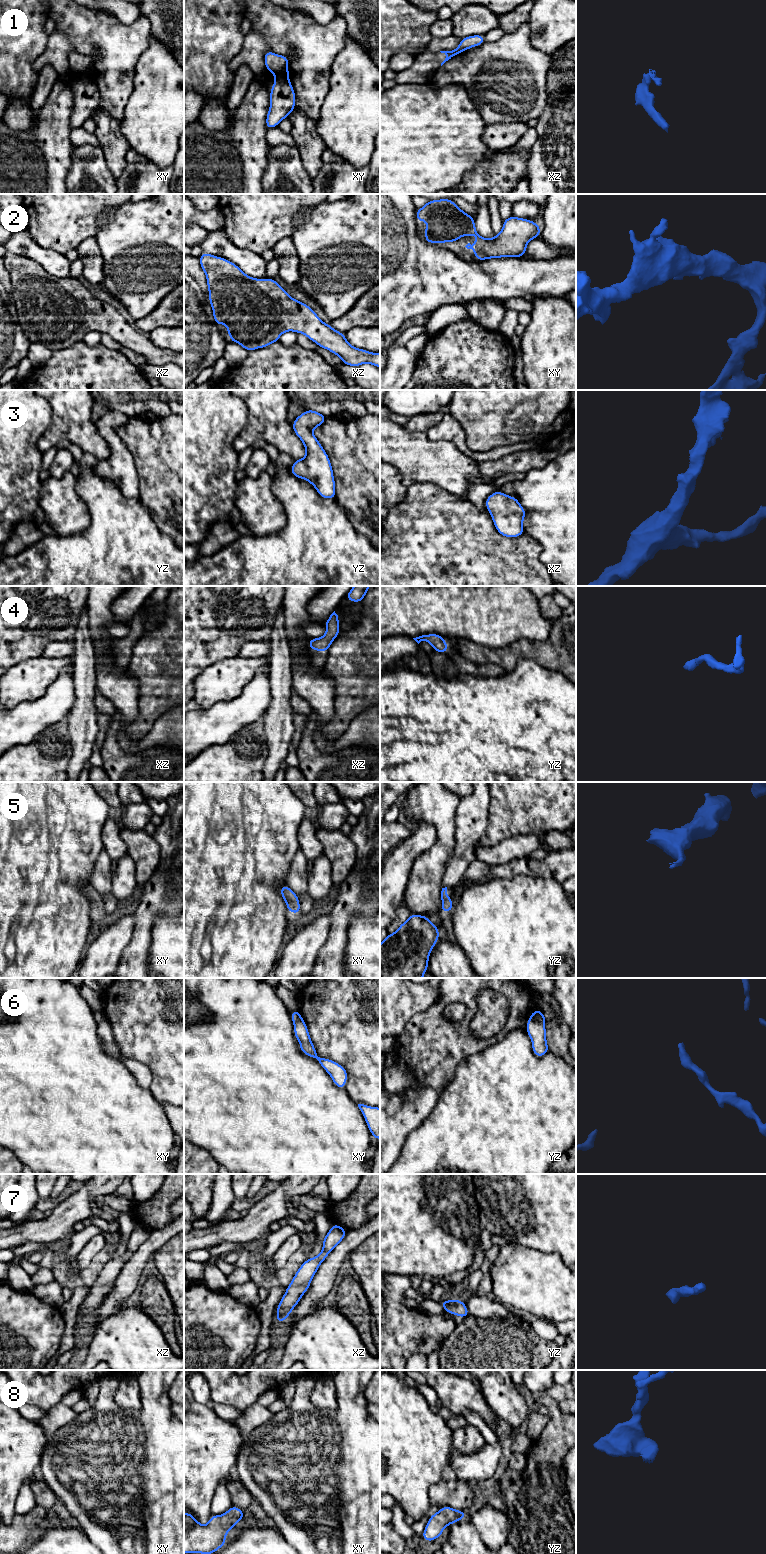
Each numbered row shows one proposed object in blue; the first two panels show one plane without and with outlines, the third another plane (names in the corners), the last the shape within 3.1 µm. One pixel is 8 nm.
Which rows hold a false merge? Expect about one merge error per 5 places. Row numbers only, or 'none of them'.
none of them

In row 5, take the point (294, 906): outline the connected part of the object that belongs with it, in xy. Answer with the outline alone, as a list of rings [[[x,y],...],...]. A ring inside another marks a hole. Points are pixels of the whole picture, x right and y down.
[[[286,884],[281,887],[280,893],[286,902],[288,912],[301,913],[298,896]]]

